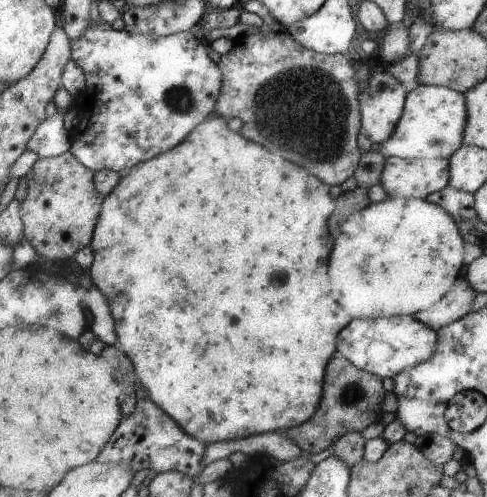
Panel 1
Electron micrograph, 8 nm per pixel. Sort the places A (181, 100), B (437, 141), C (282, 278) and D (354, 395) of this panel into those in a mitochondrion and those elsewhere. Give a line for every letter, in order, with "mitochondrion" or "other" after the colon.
A: mitochondrion
B: mitochondrion
C: mitochondrion
D: mitochondrion

